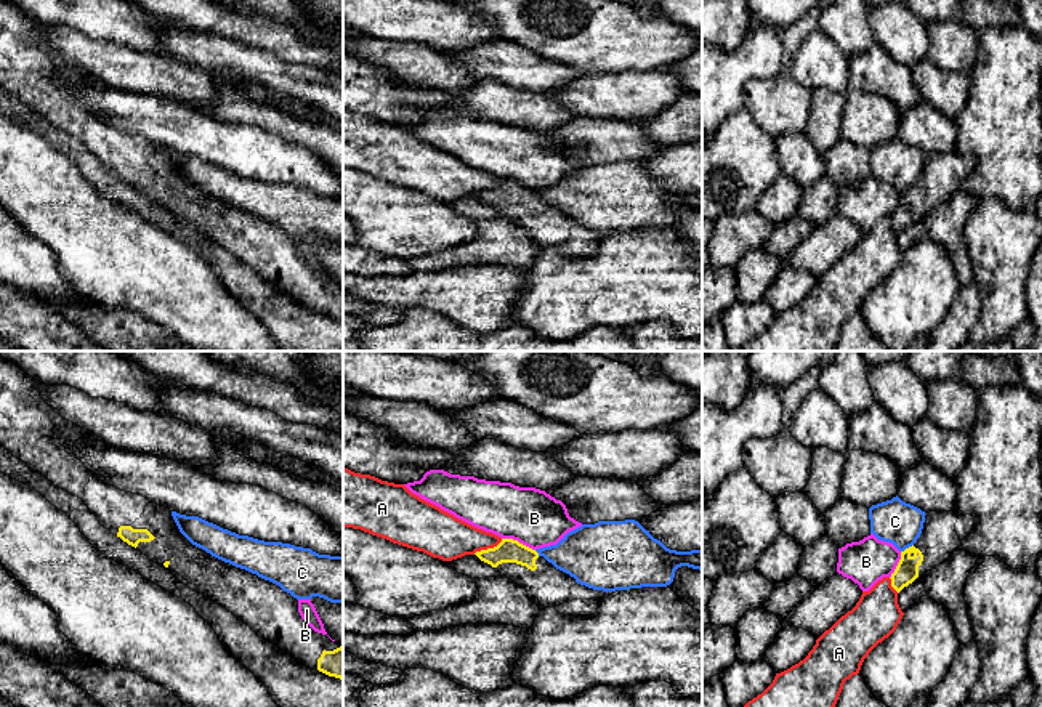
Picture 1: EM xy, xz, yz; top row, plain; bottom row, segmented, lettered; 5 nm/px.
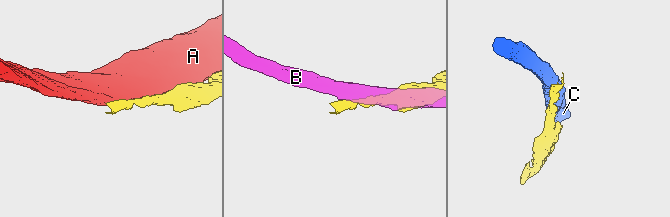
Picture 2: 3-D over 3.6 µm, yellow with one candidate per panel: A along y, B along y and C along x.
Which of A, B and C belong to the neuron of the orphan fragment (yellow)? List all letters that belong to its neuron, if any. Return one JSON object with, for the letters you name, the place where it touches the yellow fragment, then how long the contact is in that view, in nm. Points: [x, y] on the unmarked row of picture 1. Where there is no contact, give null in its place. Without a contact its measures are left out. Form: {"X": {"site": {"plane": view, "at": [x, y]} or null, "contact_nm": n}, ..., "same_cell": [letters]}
{"same_cell": []}

